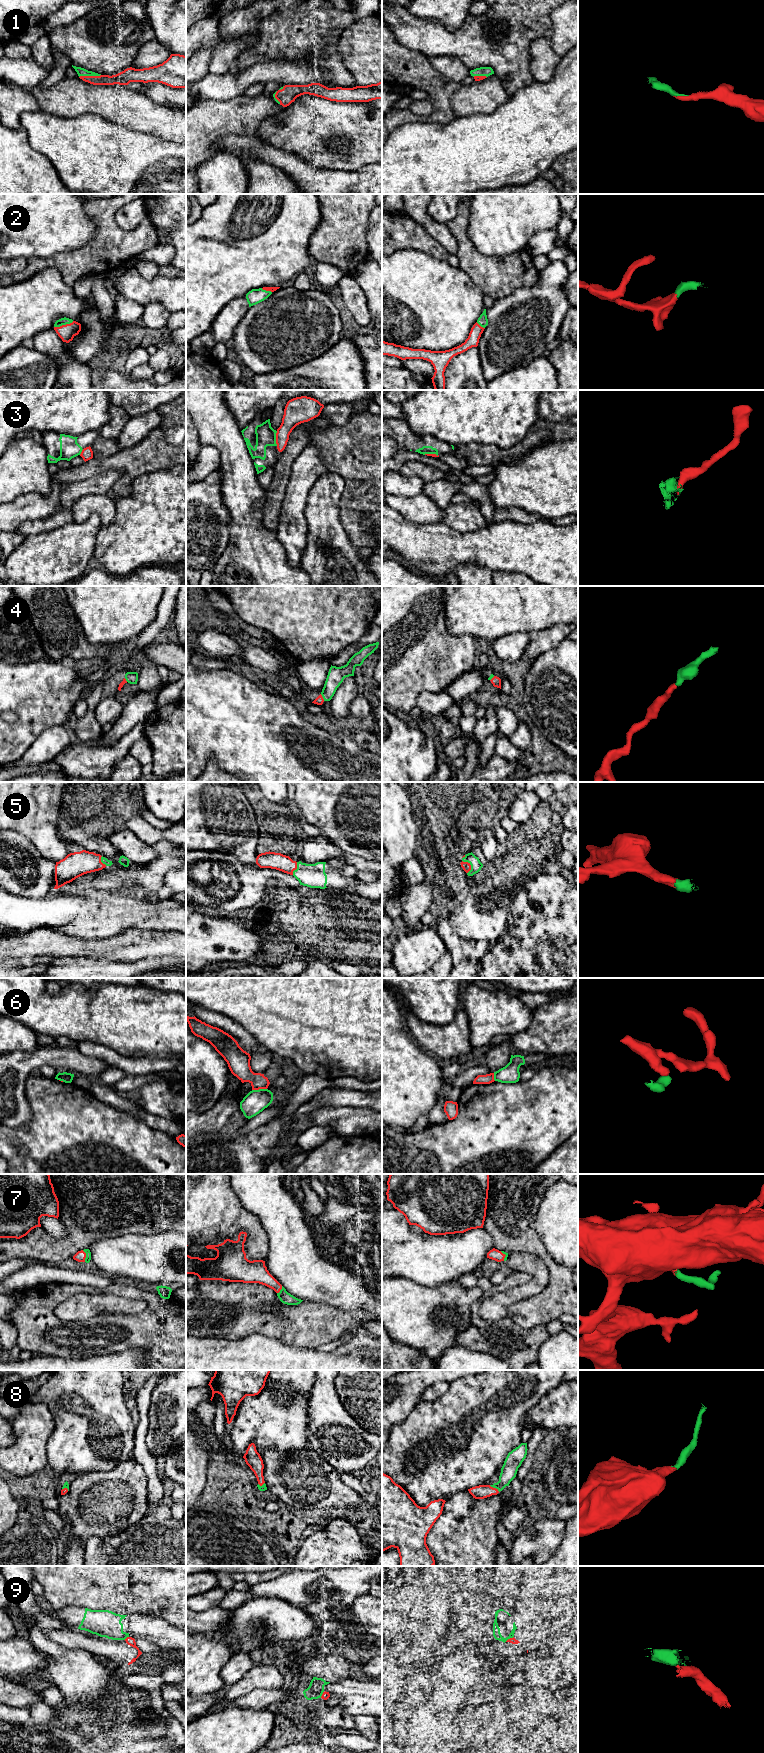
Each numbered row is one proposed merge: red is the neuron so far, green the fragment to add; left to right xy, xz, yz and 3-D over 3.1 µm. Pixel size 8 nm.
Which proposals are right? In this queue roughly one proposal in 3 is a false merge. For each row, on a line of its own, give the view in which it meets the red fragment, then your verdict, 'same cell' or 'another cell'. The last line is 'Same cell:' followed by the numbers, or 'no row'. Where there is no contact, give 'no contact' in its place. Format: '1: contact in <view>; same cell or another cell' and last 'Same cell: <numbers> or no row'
1: contact in xy; same cell
2: contact in xy; same cell
3: contact in xz; another cell
4: contact in xz; same cell
5: contact in yz; same cell
6: contact in xz; another cell
7: contact in xy; same cell
8: contact in yz; same cell
9: contact in xy; another cell
Same cell: 1, 2, 4, 5, 7, 8

